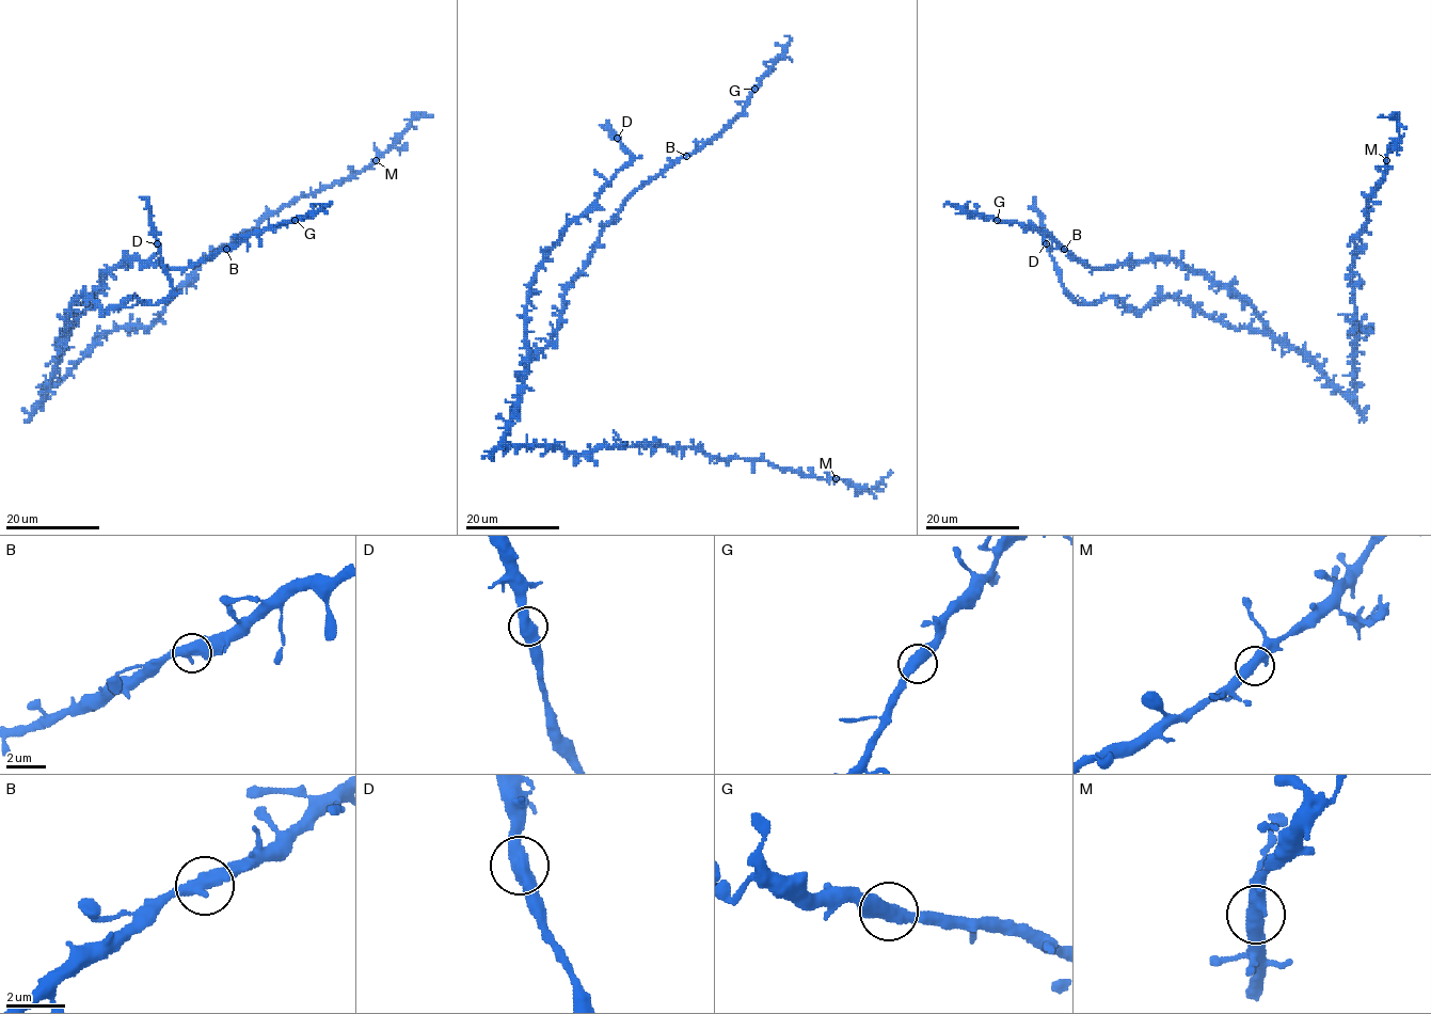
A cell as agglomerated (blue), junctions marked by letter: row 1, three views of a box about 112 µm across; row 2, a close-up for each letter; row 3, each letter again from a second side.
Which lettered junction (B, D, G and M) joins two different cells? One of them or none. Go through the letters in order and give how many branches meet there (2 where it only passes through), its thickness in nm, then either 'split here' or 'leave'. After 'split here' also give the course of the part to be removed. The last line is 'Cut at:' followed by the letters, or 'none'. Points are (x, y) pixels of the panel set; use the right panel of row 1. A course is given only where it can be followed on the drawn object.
B: 2 | 500 nm | leave
D: 2 | 500 nm | leave
G: 2 | 500 nm | leave
M: 2 | 500 nm | leave
Cut at: none

